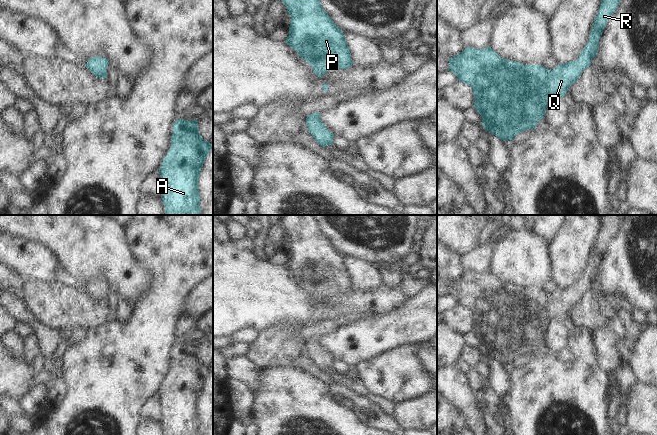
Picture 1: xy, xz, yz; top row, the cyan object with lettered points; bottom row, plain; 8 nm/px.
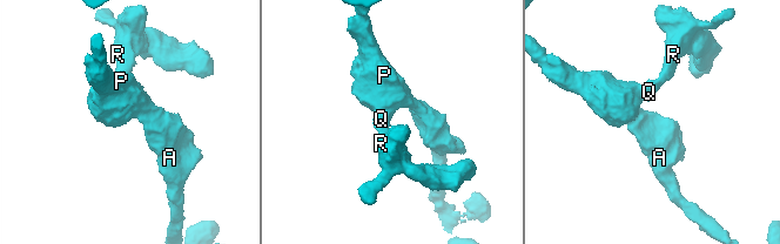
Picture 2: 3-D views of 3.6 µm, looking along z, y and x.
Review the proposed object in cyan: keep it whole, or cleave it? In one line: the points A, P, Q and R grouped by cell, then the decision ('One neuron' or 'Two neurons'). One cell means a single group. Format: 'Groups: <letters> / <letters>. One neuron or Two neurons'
Groups: A P Q R. One neuron

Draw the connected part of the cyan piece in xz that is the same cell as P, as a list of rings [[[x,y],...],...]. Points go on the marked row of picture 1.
[[[281,0],[291,17],[289,36],[285,42],[307,61],[321,78],[332,69],[348,69],[353,65],[343,31],[323,9],[319,0]]]

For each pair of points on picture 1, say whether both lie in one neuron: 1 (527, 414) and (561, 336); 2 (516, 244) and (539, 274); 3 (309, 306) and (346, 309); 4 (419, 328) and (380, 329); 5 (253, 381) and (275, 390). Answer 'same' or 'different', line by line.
1: different
2: same
3: same
4: same
5: different

